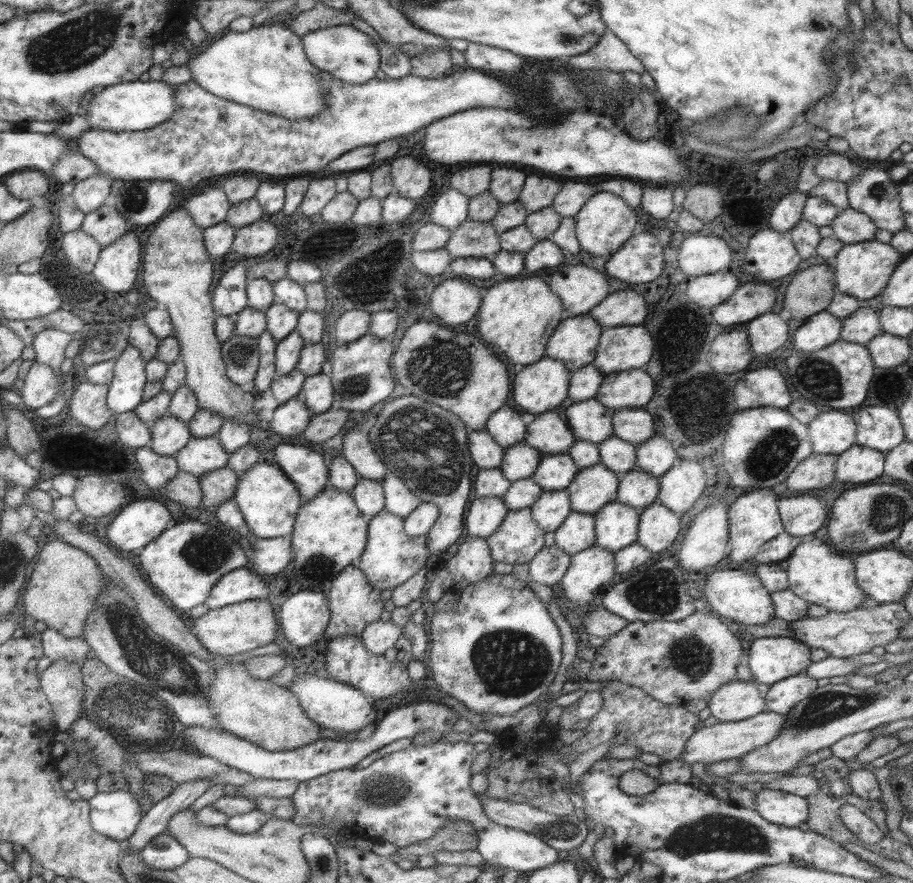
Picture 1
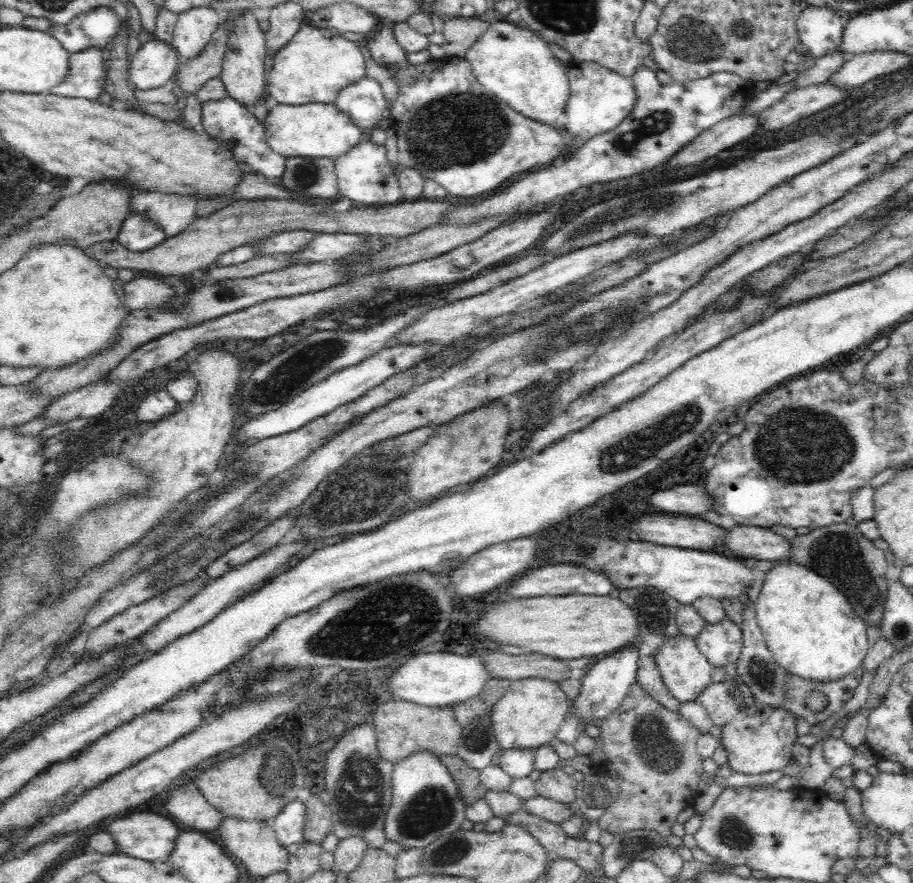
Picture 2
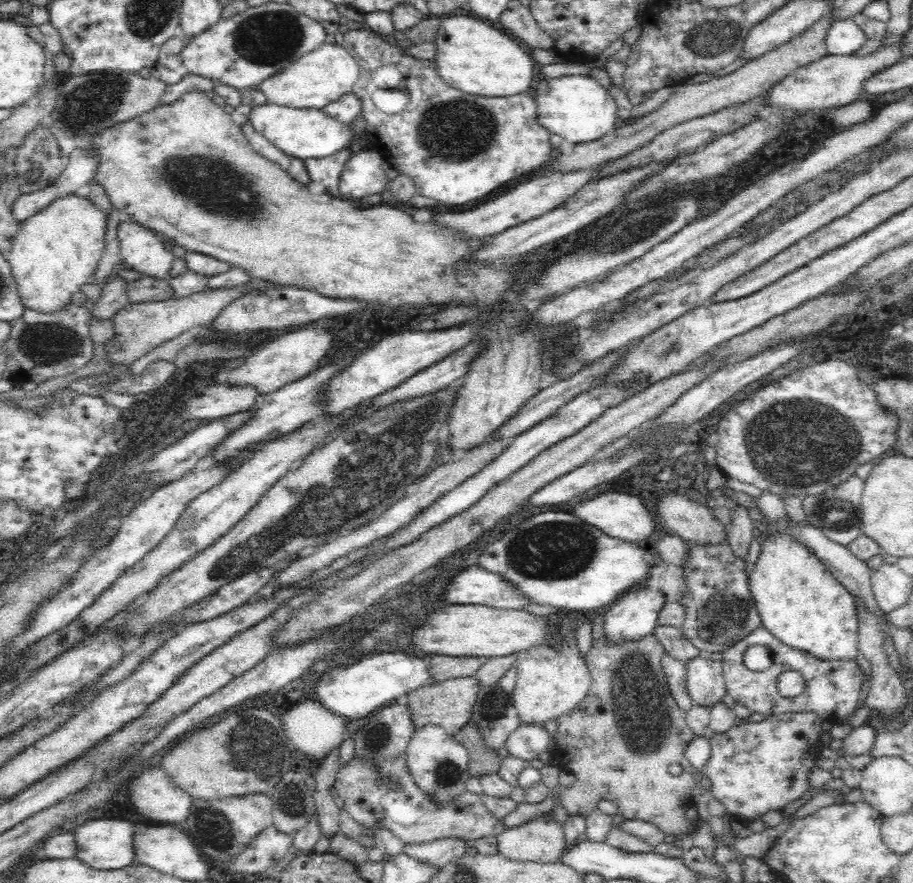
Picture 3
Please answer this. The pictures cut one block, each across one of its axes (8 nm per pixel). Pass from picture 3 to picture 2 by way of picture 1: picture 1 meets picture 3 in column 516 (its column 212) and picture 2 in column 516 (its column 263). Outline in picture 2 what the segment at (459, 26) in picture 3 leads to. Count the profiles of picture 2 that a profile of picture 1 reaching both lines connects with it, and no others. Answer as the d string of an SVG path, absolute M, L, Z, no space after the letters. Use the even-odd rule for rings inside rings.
M493 20L490 28L472 44L472 48L466 50L463 57L472 64L472 71L474 71L478 81L488 88L492 94L508 103L512 110L530 120L556 128L564 122L566 104L570 98L568 69L566 70L564 61L554 55L549 43L542 40L542 37L534 31L530 32L528 28L520 28L520 26L514 26L510 22Z

